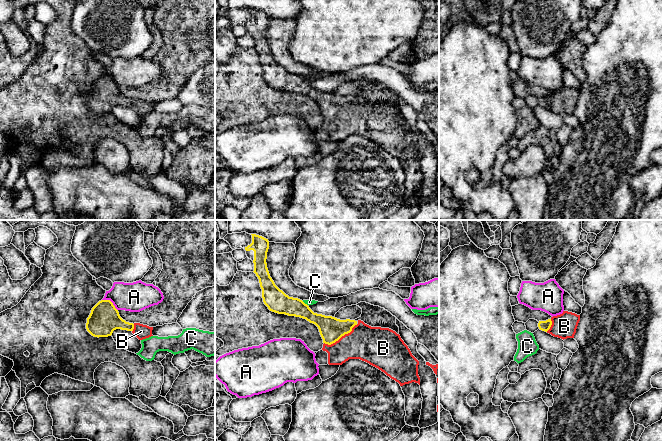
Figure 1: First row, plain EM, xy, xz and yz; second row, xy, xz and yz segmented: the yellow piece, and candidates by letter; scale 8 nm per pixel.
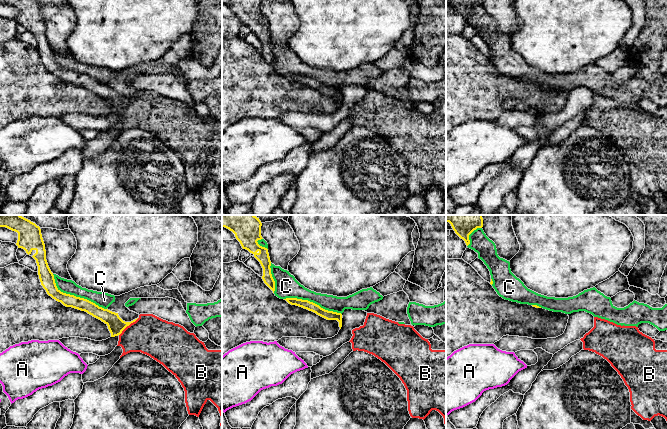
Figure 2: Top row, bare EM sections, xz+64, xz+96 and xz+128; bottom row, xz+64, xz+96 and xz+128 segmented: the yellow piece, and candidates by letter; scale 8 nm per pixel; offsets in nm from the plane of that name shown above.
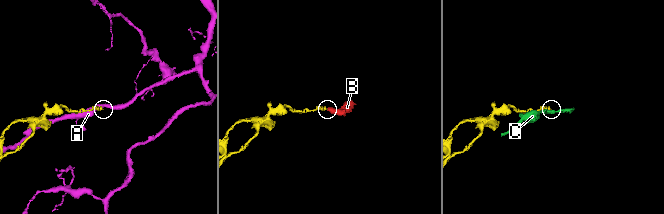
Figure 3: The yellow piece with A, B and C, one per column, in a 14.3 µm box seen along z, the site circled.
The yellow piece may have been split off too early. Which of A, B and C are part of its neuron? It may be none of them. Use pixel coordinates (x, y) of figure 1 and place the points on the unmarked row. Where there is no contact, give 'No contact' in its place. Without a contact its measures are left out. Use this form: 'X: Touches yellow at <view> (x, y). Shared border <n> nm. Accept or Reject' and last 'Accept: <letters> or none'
A: Touches yellow at xy (111, 78). Shared border 160 nm. Reject
B: Touches yellow at xz (341, 112). Shared border 320 nm. Accept
C: Touches yellow at xz (304, 79). Shared border 60 nm. Reject
Accept: B

